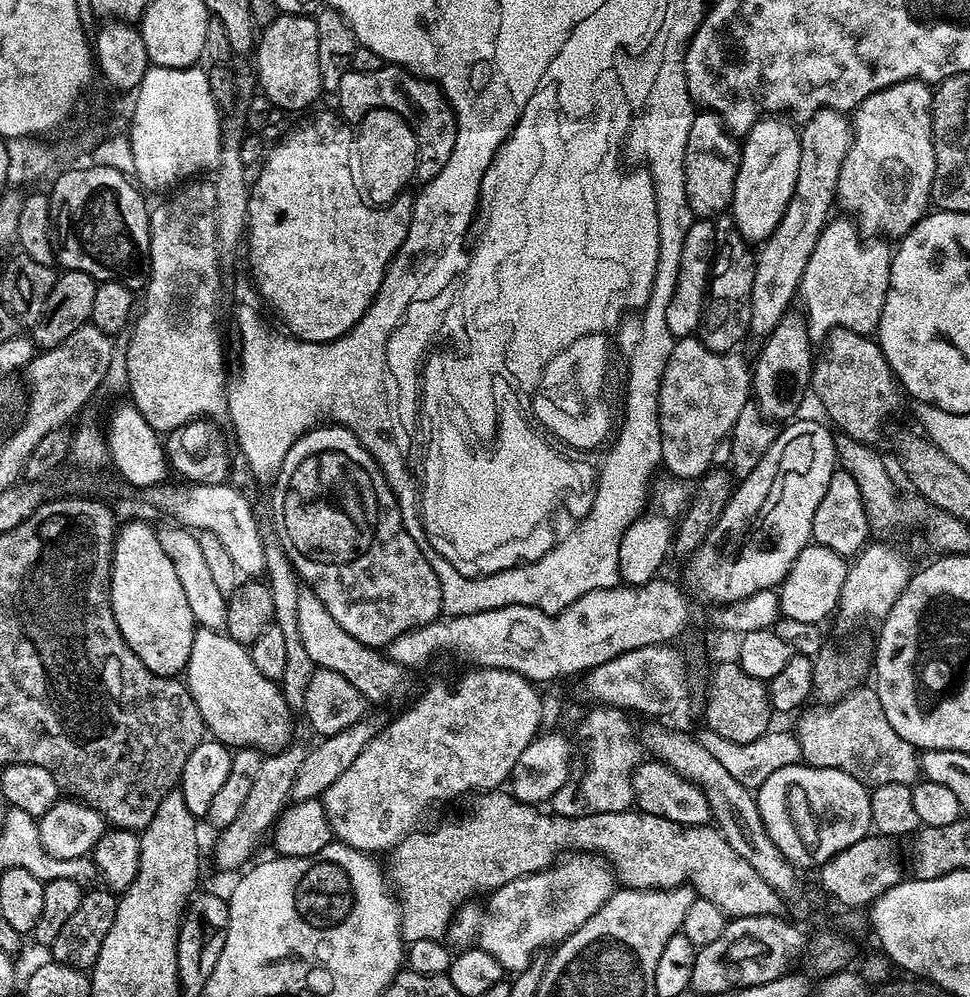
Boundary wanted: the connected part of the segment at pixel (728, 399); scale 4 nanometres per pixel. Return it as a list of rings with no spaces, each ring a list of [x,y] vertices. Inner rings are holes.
[[[695,335],[679,337],[673,343],[672,360],[660,387],[660,459],[671,475],[699,481],[713,467],[716,447],[729,439],[738,414],[750,400],[752,382],[749,361],[736,355],[735,351],[712,352]]]

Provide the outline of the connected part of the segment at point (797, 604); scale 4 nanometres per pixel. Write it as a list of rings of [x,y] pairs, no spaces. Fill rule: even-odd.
[[[809,542],[800,551],[798,558],[790,566],[784,583],[779,585],[780,615],[794,618],[797,622],[820,624],[828,615],[837,611],[842,594],[842,582],[846,582],[850,564],[845,557],[834,554],[826,546]]]

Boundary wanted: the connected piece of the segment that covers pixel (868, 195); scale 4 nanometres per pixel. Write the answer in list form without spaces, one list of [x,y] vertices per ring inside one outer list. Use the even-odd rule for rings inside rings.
[[[907,80],[870,94],[854,110],[852,145],[846,154],[846,162],[842,162],[842,174],[838,174],[836,194],[839,207],[853,212],[848,214],[854,217],[856,227],[865,237],[904,236],[929,211],[936,173],[932,141],[932,94],[933,89],[923,80]]]

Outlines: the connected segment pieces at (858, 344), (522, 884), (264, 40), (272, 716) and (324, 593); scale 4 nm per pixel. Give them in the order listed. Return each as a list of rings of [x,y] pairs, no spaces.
[[[836,328],[822,341],[821,348],[824,349],[821,352],[819,349],[812,365],[811,395],[814,394],[820,399],[825,414],[829,416],[827,419],[833,425],[836,423],[843,435],[848,436],[851,440],[858,441],[860,444],[875,445],[874,442],[879,438],[884,423],[899,410],[900,396],[902,397],[900,382],[893,374],[891,366],[886,362],[879,343],[868,336],[860,336],[856,332],[850,332],[845,328]]]
[[[573,851],[564,854],[540,872],[531,872],[517,880],[506,882],[491,893],[488,908],[483,909],[478,929],[478,946],[493,956],[503,968],[520,972],[532,960],[532,951],[543,944],[555,946],[571,932],[577,932],[612,896],[614,873],[601,857],[590,852]]]
[[[280,14],[277,15],[274,22],[263,25],[254,49],[255,56],[256,76],[260,79],[259,91],[266,98],[270,98],[270,102],[274,102],[285,113],[300,112],[303,108],[310,107],[319,98],[320,92],[322,93],[322,85],[320,67],[318,66],[318,58],[320,57],[318,54],[318,26],[311,15]]]
[[[197,627],[186,669],[186,683],[188,693],[202,714],[205,729],[223,744],[271,754],[288,747],[293,739],[294,712],[284,701],[281,685],[258,674],[248,648],[231,640],[223,631]]]
[[[320,426],[316,430],[320,438],[305,435],[296,441],[290,453],[291,463],[275,481],[272,520],[280,535],[278,543],[297,577],[330,610],[330,618],[366,647],[382,650],[394,638],[441,615],[444,603],[438,574],[422,558],[422,550],[414,546],[414,538],[406,534],[393,485],[386,482],[362,442],[348,428]]]

